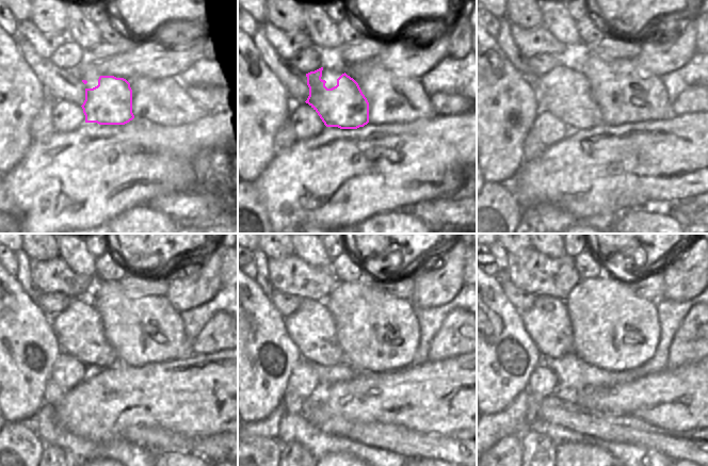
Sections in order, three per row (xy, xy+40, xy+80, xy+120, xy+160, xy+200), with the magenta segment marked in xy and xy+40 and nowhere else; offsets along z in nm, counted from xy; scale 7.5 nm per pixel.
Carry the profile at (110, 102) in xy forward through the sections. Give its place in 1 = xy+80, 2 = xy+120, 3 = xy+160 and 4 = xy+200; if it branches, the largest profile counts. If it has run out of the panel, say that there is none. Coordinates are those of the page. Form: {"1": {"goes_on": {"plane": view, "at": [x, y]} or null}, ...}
{"1": {"goes_on": {"plane": "xy+80", "at": [576, 108]}}, "2": {"goes_on": {"plane": "xy+120", "at": [91, 347]}}, "3": {"goes_on": {"plane": "xy+160", "at": [317, 341]}}, "4": {"goes_on": {"plane": "xy+200", "at": [543, 322]}}}

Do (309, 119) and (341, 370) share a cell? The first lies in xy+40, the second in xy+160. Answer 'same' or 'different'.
different

